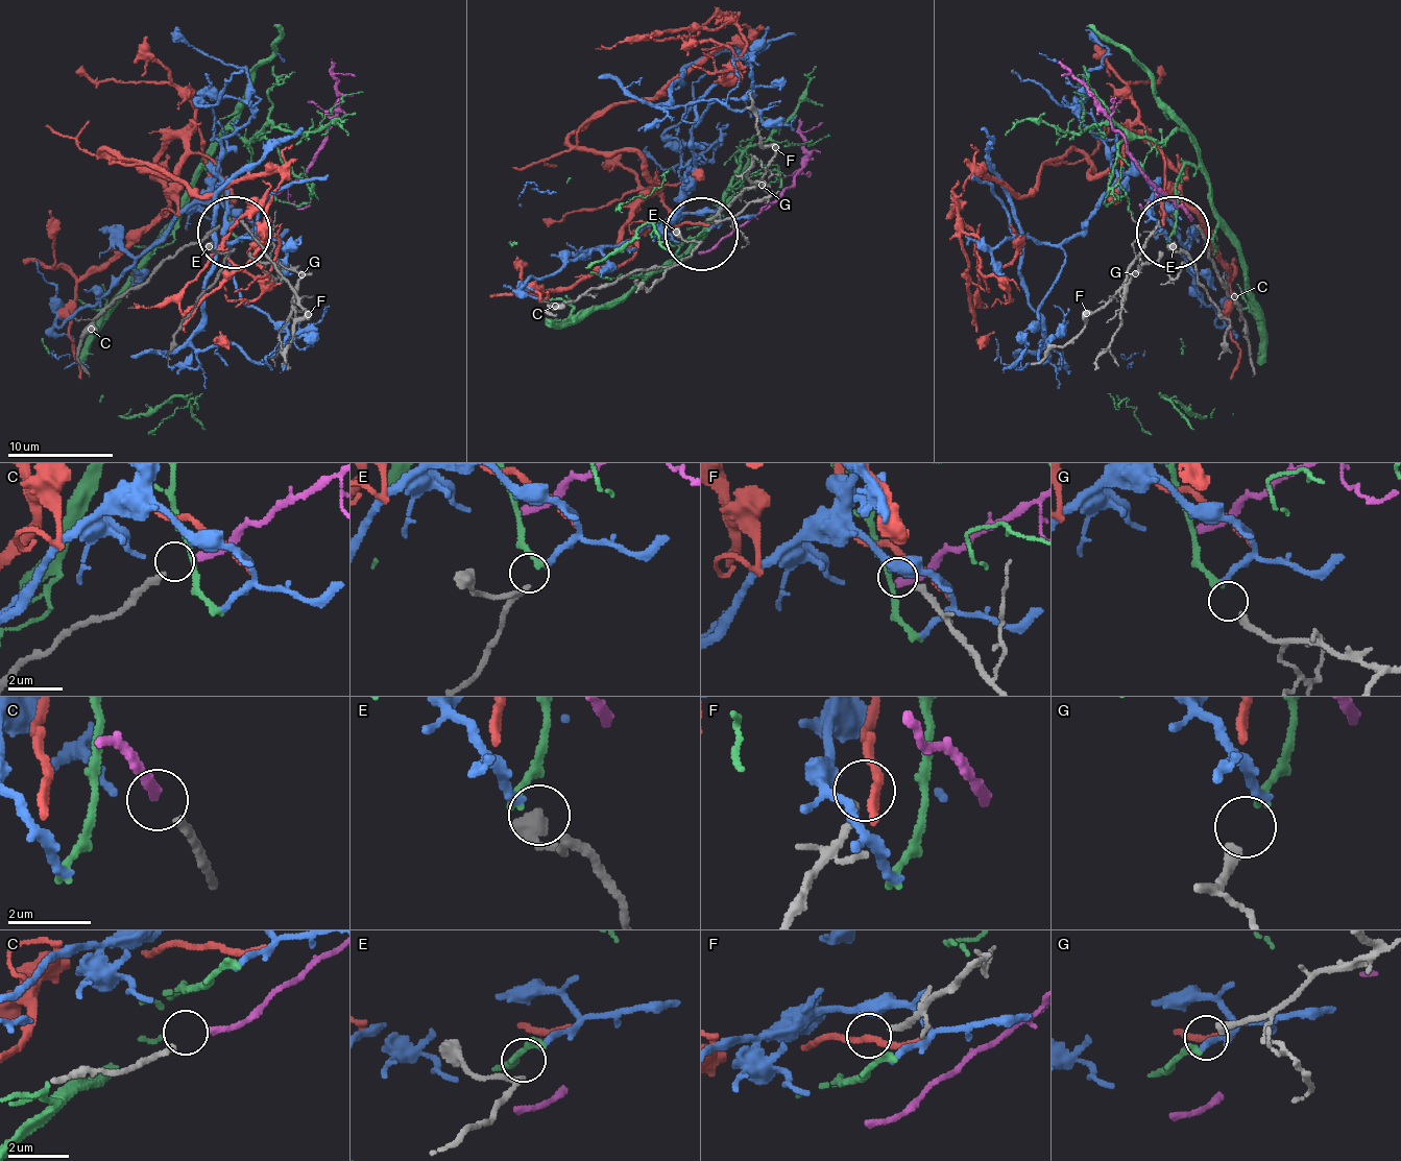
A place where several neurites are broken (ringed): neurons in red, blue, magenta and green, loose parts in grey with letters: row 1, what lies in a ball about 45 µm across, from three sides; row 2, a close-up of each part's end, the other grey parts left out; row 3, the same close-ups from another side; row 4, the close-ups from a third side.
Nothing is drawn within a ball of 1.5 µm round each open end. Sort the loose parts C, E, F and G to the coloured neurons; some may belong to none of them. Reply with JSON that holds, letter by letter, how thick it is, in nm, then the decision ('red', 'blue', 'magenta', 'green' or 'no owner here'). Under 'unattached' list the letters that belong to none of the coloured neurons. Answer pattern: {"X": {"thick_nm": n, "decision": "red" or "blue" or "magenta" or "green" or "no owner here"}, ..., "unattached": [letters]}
{"C": {"thick_nm": 200, "decision": "magenta"}, "E": {"thick_nm": 180, "decision": "blue"}, "F": {"thick_nm": 200, "decision": "no owner here"}, "G": {"thick_nm": 280, "decision": "green"}, "unattached": ["F"]}

